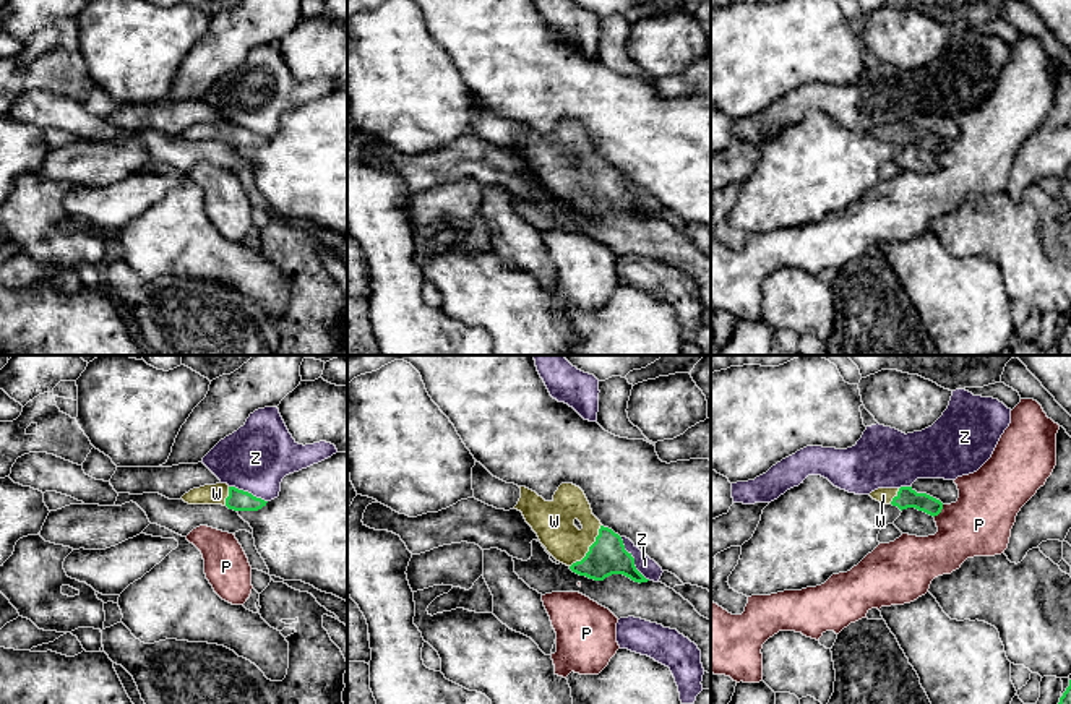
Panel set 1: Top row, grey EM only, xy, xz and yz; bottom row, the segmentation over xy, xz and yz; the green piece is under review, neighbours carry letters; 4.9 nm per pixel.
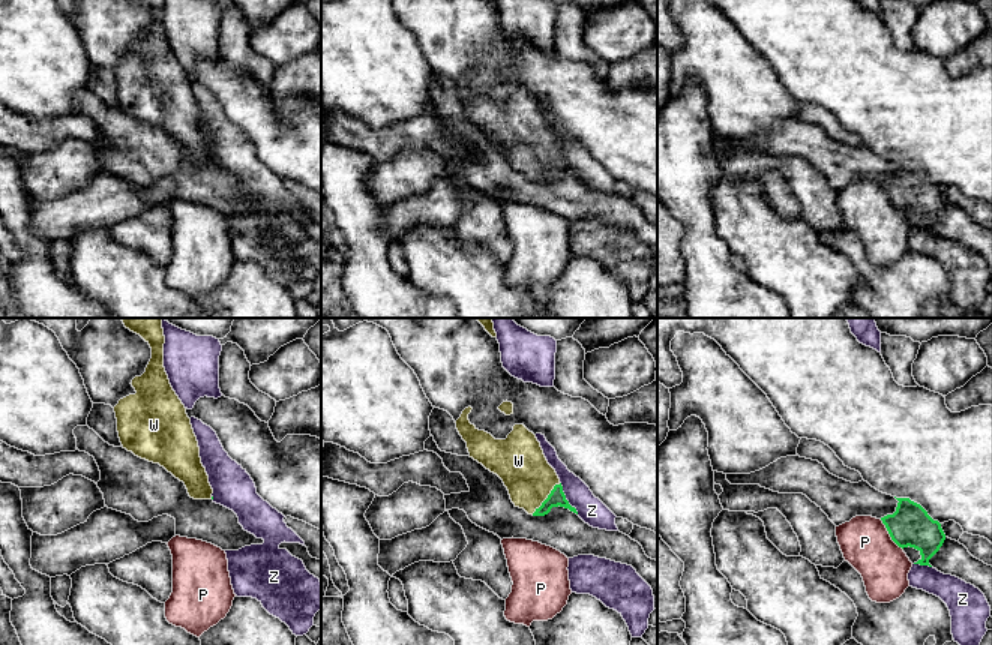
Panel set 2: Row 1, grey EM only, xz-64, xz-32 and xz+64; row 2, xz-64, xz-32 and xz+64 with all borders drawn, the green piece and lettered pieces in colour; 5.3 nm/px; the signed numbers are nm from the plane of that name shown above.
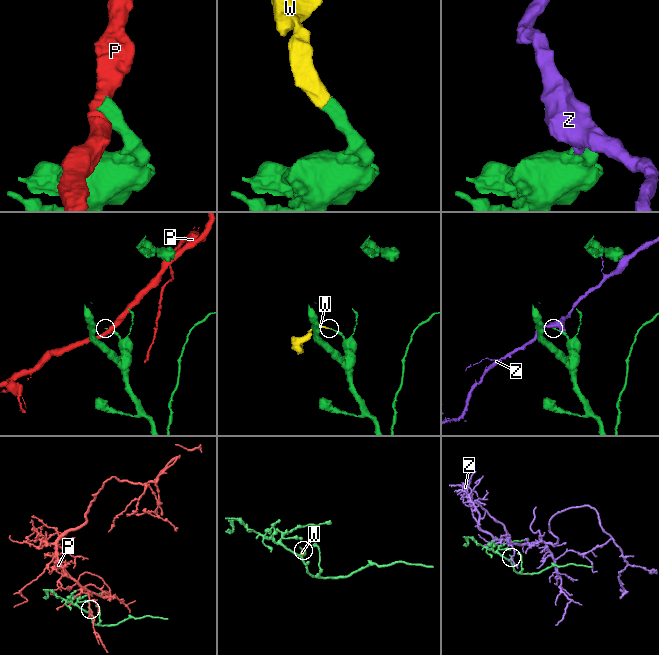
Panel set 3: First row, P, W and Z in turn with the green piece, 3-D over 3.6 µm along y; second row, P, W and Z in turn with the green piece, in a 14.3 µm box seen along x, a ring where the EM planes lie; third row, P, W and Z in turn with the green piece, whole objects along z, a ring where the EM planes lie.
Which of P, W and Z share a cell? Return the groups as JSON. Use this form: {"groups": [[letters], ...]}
{"groups": [["P"], ["W"], ["Z"]]}

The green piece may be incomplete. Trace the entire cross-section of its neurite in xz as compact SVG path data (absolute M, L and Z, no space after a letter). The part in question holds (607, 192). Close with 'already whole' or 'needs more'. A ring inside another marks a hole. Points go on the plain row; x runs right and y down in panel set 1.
M561 120L552 138L526 123L519 125L521 135L514 146L523 149L557 198L594 217L604 217L612 211L623 211L639 221L649 217L636 206L622 174L592 151L579 123Z; needs more

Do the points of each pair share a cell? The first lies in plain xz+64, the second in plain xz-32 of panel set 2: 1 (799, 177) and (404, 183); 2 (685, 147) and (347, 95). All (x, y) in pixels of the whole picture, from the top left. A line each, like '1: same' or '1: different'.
1: different
2: different

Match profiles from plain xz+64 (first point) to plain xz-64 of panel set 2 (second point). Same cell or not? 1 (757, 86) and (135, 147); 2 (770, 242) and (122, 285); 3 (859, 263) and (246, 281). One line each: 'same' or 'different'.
1: different
2: same
3: same

